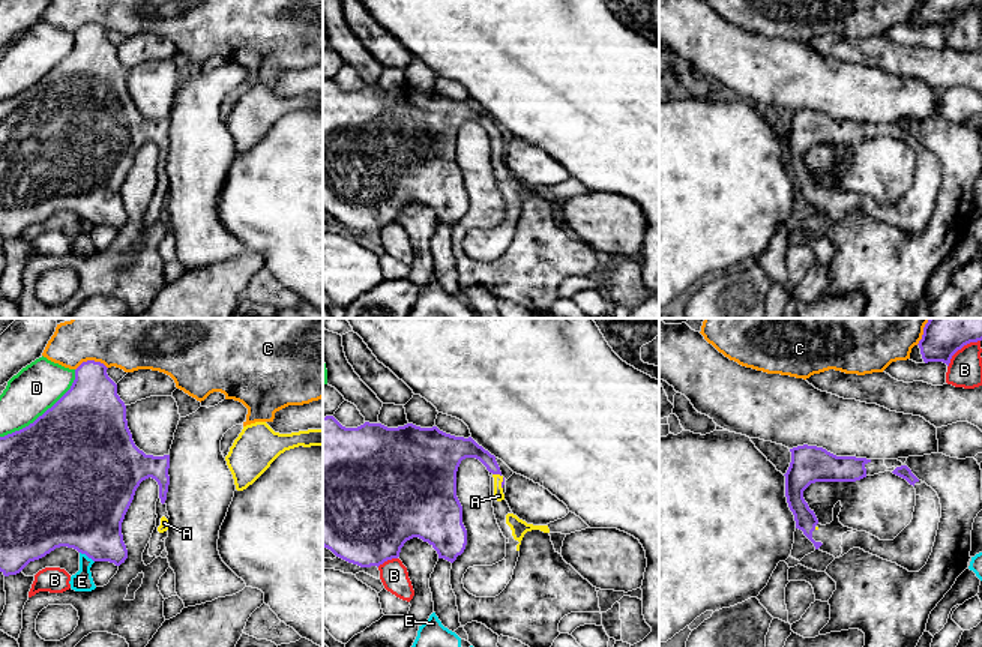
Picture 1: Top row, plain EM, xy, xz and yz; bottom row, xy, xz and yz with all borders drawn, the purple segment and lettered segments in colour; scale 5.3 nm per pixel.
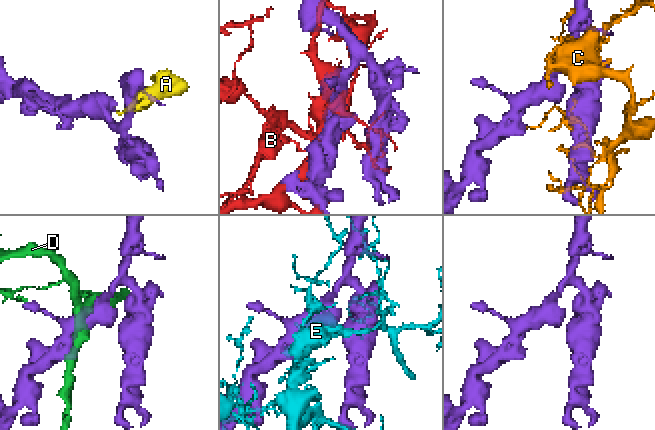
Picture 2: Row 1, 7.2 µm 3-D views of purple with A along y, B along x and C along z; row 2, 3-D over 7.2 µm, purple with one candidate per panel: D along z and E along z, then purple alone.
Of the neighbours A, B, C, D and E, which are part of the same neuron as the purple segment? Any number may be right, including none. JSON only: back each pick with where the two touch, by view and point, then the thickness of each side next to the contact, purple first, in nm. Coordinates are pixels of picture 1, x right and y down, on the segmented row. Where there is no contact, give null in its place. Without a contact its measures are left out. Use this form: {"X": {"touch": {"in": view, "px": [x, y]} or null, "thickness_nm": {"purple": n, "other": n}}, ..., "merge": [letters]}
{"A": {"touch": {"in": "xz", "px": [503, 479]}, "thickness_nm": {"purple": 20, "other": 60}}, "merge": ["A"]}

